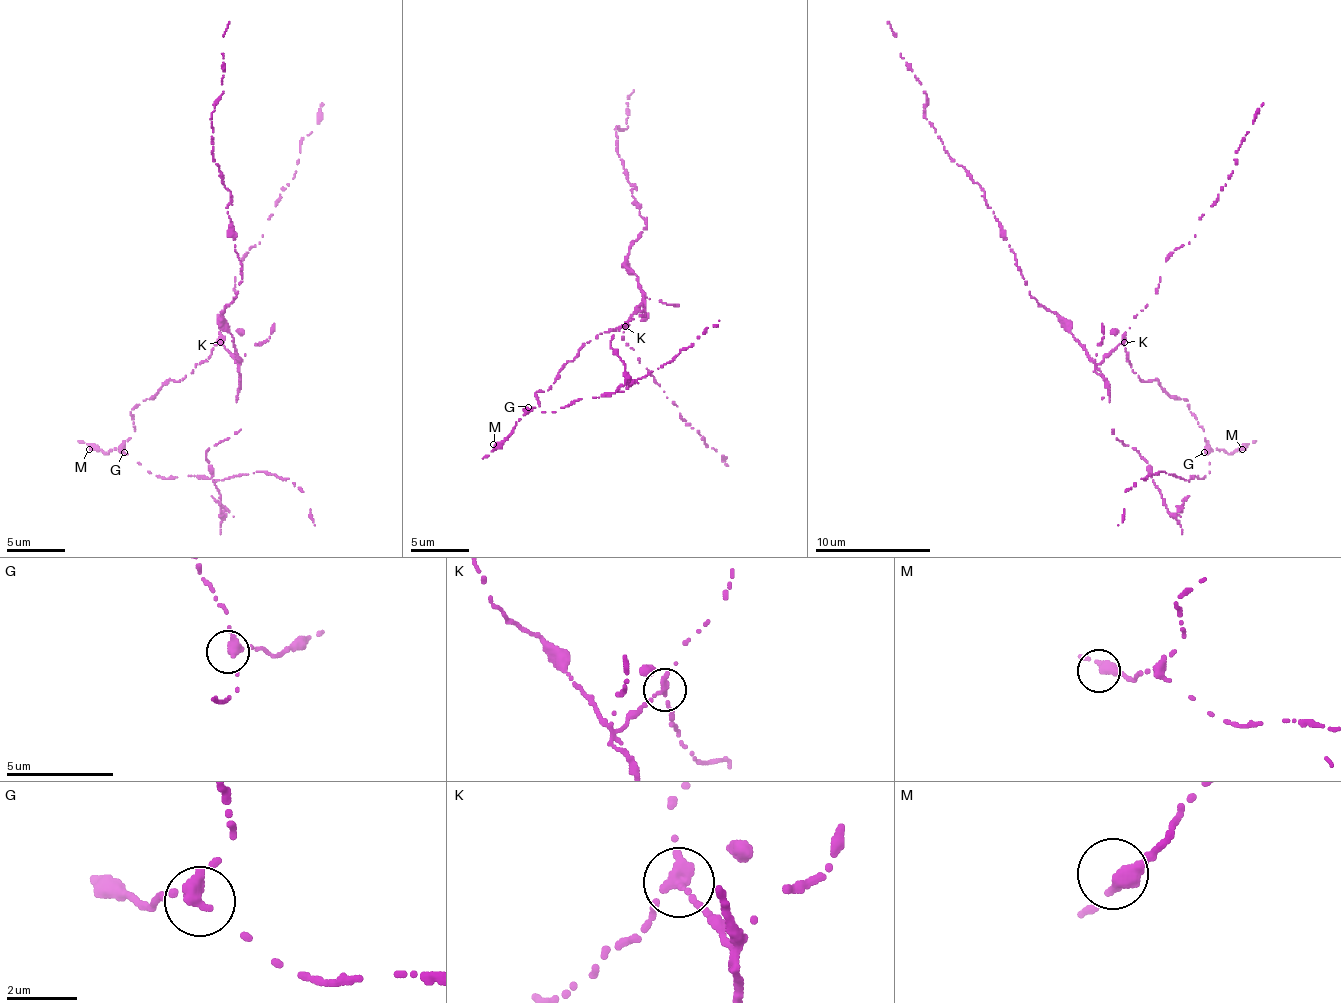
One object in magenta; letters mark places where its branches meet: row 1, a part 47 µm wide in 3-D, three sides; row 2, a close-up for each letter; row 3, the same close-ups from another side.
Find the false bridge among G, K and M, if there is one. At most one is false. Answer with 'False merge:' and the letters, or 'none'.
False merge: K

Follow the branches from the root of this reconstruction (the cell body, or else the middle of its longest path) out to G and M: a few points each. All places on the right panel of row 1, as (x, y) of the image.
G: (1117, 344), (1126, 347), (1126, 359), (1140, 379), (1155, 379), (1172, 396), (1187, 399), (1204, 431), (1204, 452)
M: (1117, 344), (1126, 347), (1126, 359), (1140, 379), (1155, 379), (1172, 396), (1187, 399), (1213, 449), (1242, 449)

